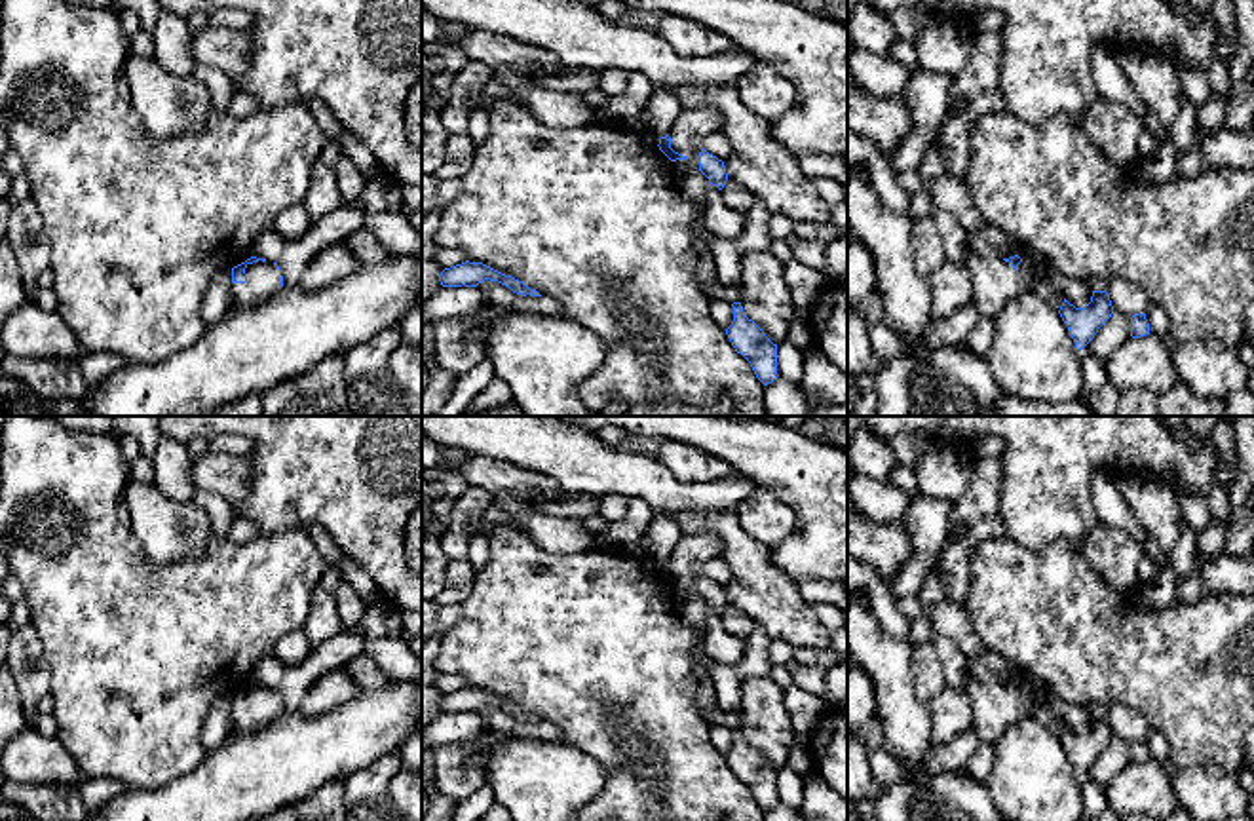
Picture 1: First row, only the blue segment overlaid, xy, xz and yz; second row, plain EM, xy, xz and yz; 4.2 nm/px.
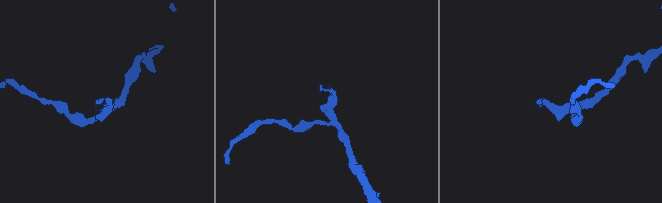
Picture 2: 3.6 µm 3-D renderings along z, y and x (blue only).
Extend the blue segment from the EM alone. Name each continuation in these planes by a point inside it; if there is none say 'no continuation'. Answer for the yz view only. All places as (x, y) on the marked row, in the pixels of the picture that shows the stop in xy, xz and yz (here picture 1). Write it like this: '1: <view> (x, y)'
1: yz (994, 282)

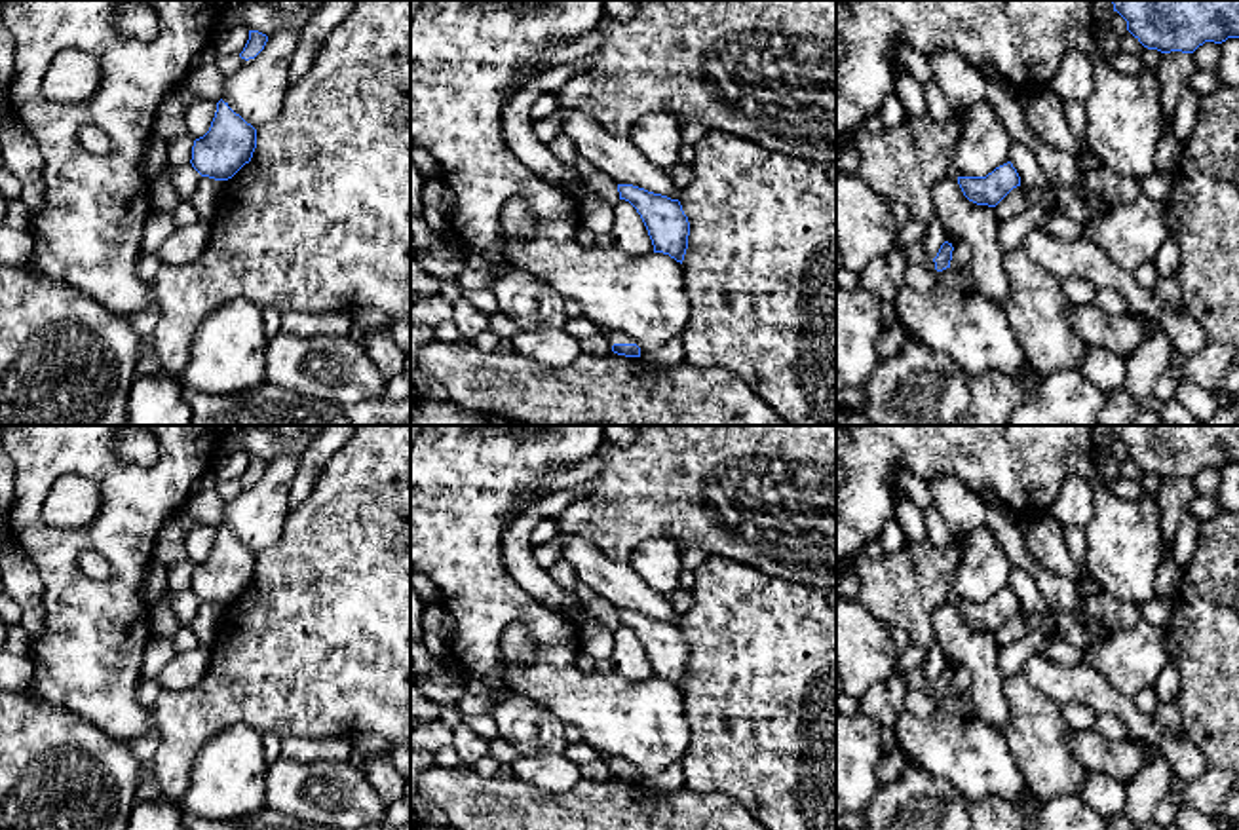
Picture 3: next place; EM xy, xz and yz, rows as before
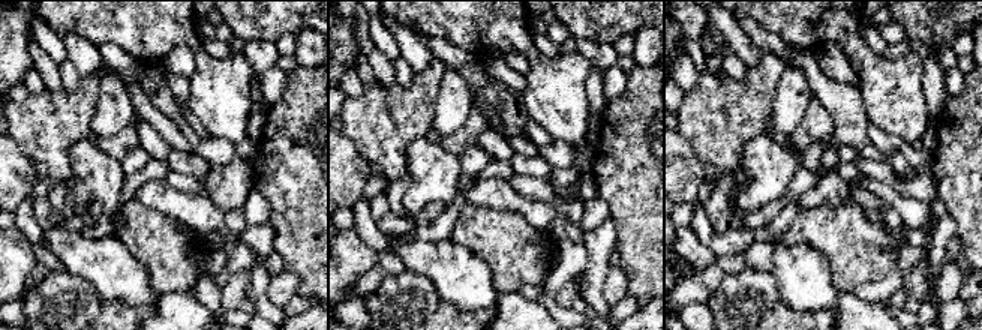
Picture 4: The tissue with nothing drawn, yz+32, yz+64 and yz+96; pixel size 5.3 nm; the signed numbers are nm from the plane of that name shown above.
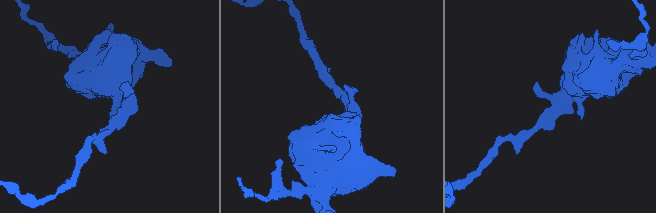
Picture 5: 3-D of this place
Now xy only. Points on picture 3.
no continuation

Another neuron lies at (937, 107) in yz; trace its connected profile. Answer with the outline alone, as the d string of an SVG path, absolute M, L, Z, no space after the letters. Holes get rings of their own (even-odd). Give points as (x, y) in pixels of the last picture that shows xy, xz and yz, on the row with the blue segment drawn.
M935 80L924 85L925 93L925 116L935 122L950 122L954 116L954 106L939 87Z

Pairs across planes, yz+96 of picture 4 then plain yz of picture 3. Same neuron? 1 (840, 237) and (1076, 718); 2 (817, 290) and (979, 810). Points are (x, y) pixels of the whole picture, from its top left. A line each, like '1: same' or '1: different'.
1: different
2: different

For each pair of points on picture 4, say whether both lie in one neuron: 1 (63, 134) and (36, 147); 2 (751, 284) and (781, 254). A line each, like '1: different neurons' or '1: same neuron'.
1: same neuron
2: different neurons

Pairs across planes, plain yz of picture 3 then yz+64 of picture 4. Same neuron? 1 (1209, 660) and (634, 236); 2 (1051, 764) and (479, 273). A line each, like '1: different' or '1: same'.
1: same
2: different

